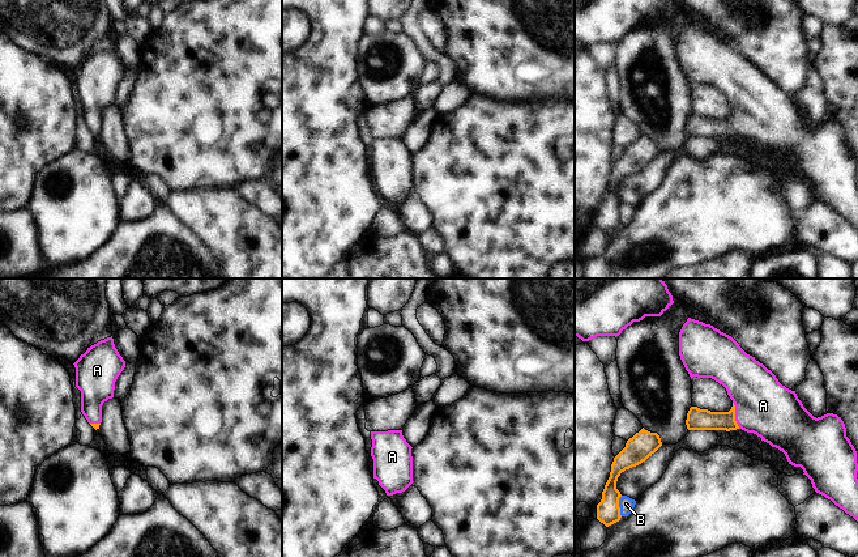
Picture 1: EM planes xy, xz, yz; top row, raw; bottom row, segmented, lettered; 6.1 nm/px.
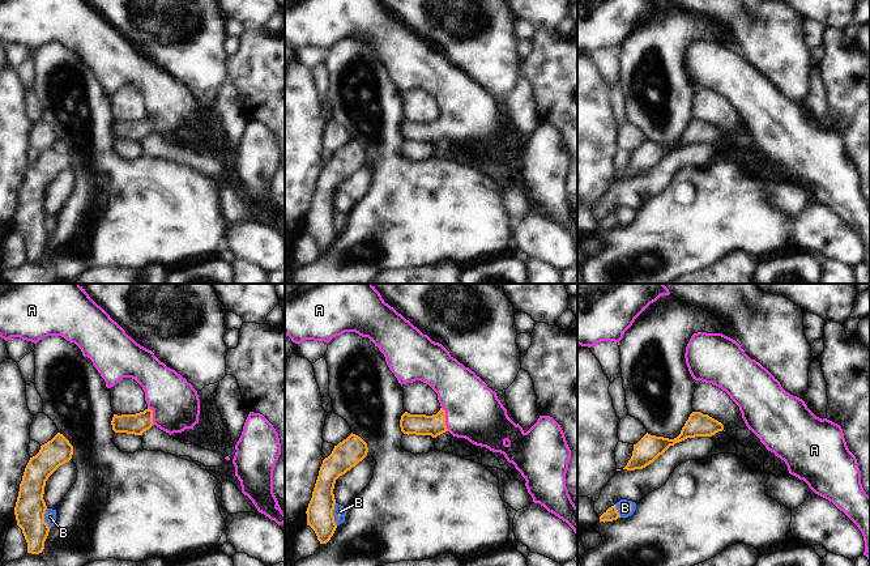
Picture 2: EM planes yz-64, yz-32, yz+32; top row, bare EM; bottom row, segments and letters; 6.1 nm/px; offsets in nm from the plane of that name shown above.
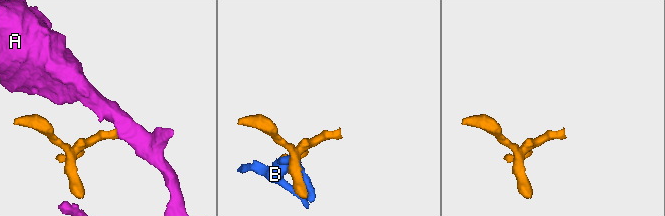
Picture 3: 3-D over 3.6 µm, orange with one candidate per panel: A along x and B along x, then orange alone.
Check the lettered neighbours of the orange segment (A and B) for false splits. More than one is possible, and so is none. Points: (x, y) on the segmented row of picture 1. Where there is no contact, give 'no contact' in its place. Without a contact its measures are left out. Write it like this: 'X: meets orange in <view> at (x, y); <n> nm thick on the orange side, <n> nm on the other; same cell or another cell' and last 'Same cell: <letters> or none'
A: meets orange in yz at (734, 415); 130 nm thick on the orange side, 360 nm on the other; same cell
B: meets orange in yz at (618, 506); 140 nm thick on the orange side, 90 nm on the other; another cell
Same cell: A

